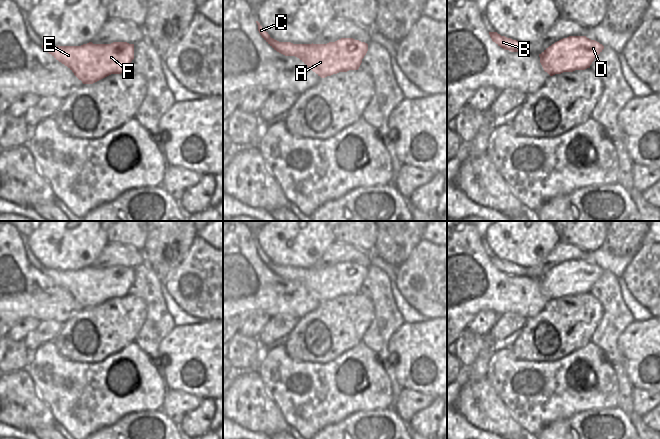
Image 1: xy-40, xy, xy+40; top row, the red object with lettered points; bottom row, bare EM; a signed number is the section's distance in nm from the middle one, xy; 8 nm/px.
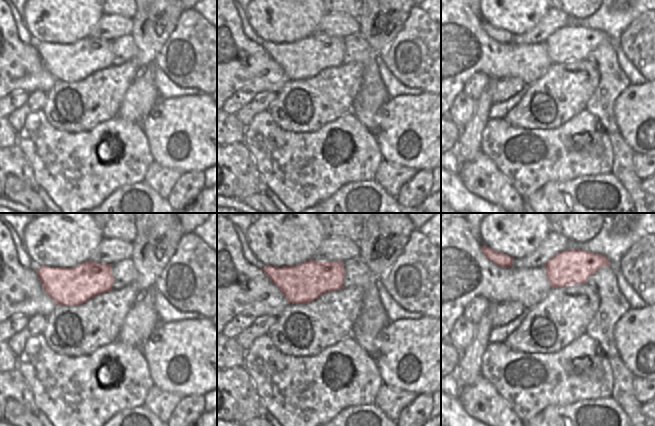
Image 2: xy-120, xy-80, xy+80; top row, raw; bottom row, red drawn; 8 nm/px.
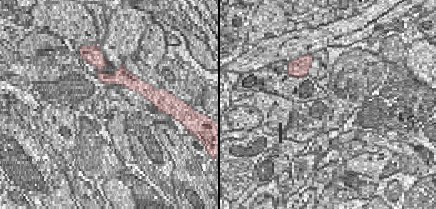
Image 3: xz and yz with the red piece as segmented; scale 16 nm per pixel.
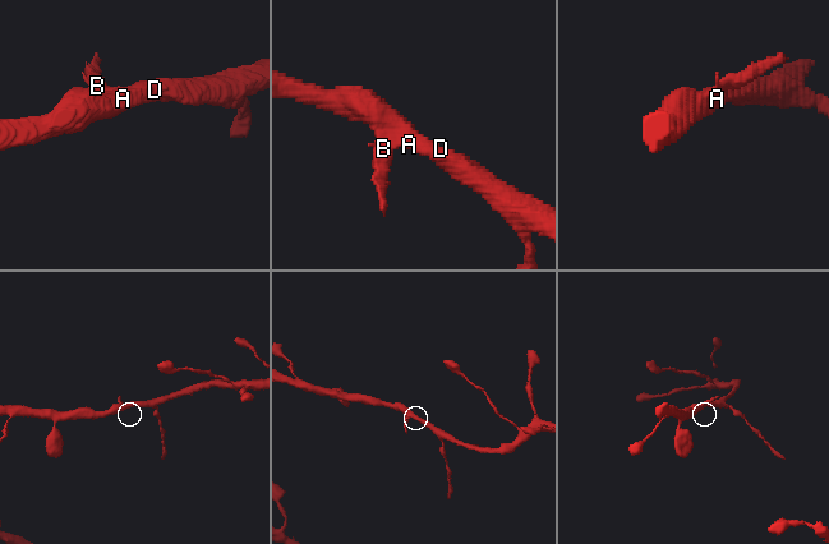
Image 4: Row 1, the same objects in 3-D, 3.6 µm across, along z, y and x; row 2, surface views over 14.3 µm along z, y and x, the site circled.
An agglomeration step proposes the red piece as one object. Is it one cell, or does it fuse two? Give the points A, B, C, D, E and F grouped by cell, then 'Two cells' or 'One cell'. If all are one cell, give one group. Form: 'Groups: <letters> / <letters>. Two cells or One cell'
Groups: A B C D E F. One cell.

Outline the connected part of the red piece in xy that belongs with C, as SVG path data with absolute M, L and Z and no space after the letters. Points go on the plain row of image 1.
M256 245L262 262L277 276L299 282L310 294L321 302L358 294L368 275L368 268L353 262L341 262L327 268L293 268L279 266Z

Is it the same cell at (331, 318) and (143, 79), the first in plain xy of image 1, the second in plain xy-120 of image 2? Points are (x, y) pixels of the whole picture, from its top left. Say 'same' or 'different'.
different

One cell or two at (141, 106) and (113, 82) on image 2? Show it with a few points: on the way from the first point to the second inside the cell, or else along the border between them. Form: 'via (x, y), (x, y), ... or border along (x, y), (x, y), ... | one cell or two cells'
border along (139, 72), (126, 91), (117, 114) | two cells

